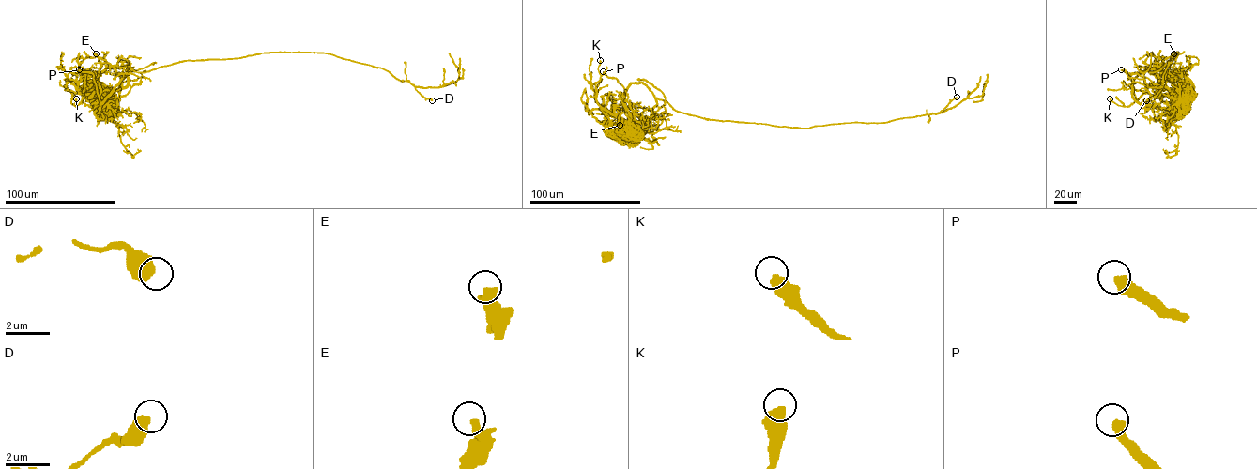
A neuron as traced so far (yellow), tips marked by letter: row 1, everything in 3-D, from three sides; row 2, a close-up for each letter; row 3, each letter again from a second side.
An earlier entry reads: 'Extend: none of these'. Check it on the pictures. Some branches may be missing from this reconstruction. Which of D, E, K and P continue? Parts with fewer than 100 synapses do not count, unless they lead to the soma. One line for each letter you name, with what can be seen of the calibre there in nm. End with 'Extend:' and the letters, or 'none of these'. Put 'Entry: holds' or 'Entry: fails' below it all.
P: 440 nm thick
Extend: P
Entry: fails

